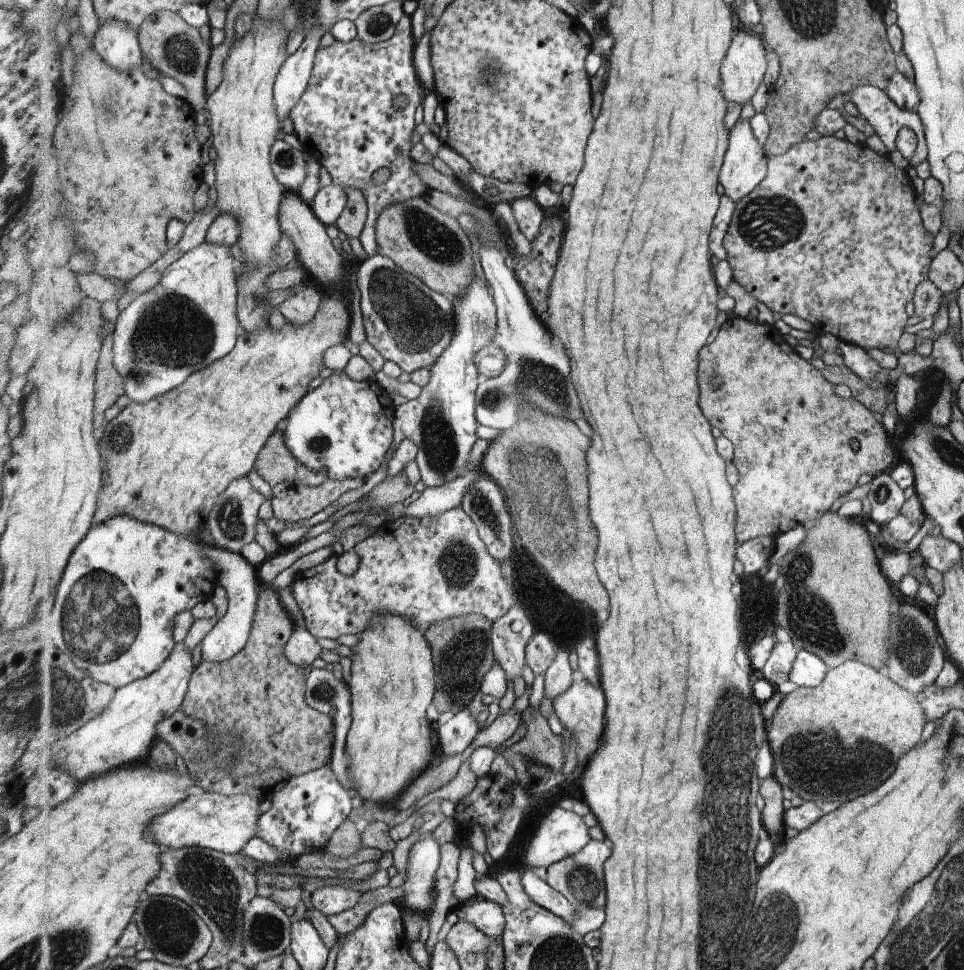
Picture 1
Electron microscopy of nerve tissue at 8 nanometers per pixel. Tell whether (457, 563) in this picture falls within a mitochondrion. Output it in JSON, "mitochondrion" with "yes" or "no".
{"mitochondrion":"yes"}

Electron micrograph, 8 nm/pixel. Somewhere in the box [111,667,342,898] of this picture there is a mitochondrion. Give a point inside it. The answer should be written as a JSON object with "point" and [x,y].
{"point":[323,691]}

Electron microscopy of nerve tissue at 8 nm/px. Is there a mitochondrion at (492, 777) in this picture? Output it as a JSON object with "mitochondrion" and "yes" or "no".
{"mitochondrion":"no"}

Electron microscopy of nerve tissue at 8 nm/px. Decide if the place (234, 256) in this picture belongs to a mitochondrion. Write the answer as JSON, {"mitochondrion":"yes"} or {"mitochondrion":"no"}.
{"mitochondrion":"no"}

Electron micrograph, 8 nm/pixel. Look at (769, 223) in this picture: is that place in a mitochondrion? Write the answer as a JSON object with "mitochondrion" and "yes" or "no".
{"mitochondrion":"yes"}

